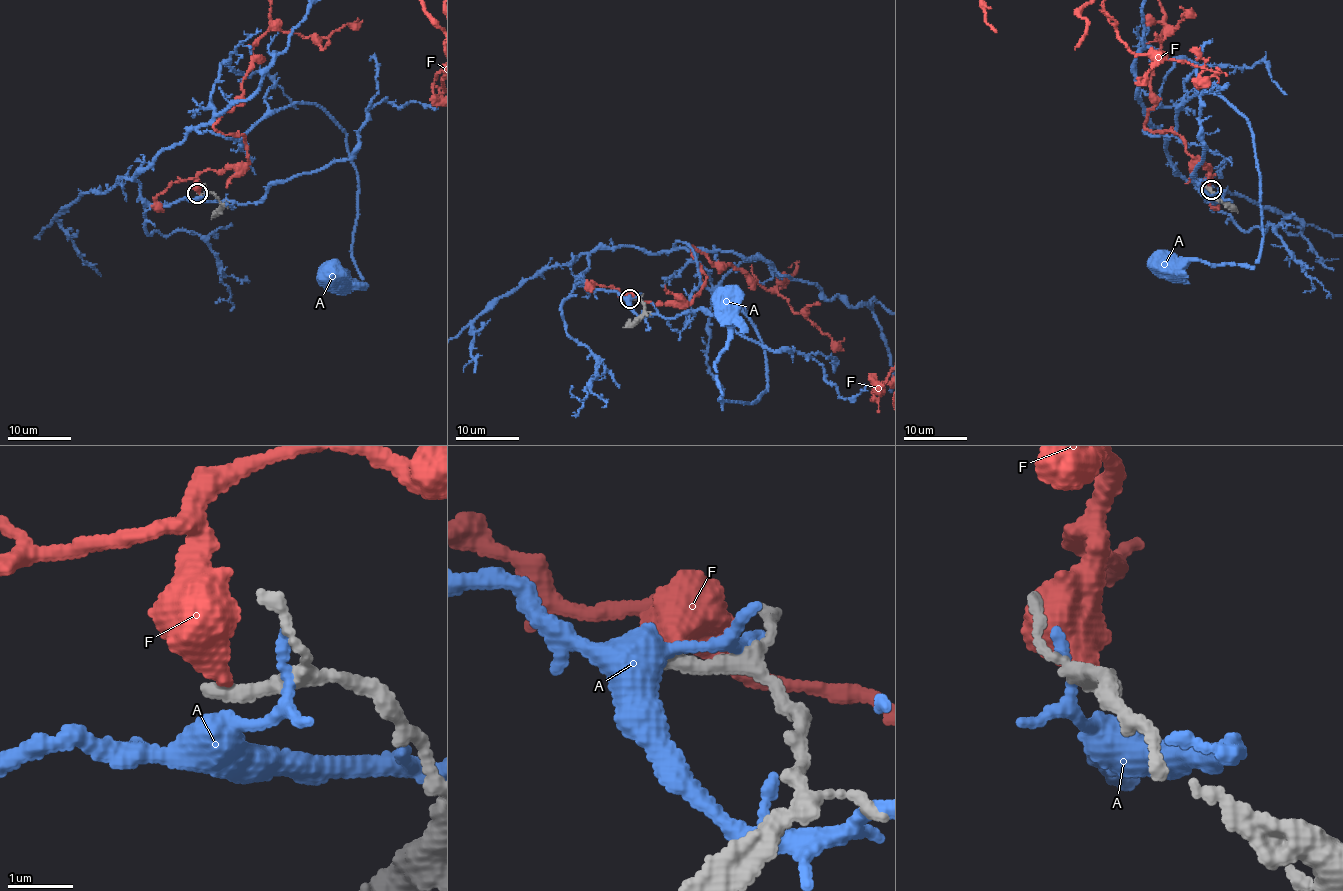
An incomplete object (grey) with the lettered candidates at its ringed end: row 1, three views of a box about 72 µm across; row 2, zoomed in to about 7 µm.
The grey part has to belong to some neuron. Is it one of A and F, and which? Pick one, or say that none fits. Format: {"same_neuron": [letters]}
{"same_neuron": []}

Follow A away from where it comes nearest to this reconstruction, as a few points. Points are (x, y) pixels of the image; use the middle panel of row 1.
A: (631, 298), (585, 283), (588, 255), (687, 243), (699, 281), (763, 348), (751, 403), (718, 400), (724, 308)

